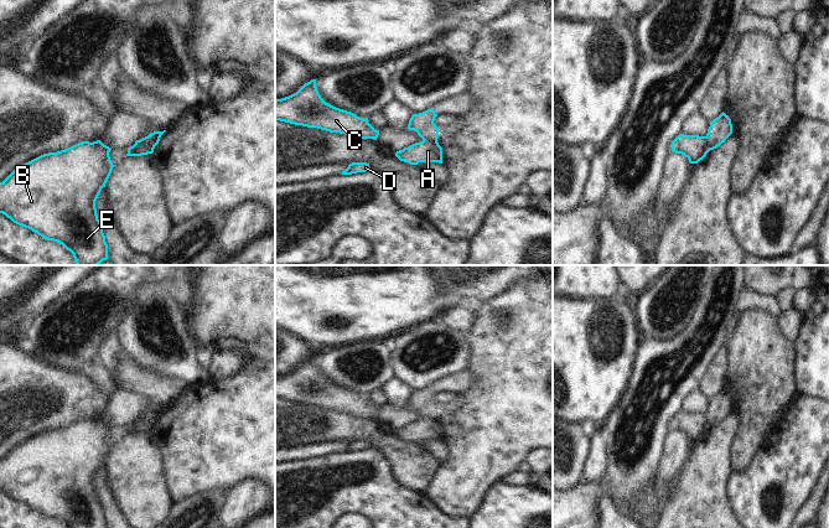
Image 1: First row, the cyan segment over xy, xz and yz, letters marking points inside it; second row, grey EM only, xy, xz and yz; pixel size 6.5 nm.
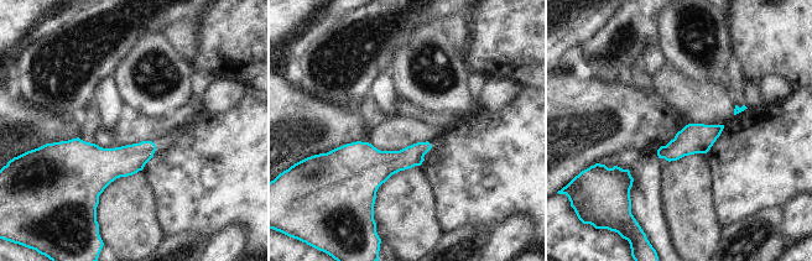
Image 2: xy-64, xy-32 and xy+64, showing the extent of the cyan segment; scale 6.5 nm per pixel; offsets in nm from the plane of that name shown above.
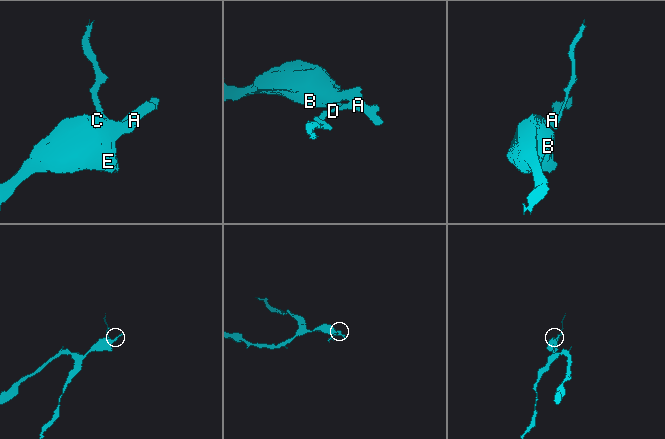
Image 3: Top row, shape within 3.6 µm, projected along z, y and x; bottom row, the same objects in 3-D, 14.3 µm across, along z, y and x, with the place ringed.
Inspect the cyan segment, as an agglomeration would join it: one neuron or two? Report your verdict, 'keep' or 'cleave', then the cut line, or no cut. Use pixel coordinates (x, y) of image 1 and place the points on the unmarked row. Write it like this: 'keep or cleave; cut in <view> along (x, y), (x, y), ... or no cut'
cleave; cut in xy along (159, 415), (146, 415), (135, 420)

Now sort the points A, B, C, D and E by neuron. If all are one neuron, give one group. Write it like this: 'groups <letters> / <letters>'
groups A D / B C E

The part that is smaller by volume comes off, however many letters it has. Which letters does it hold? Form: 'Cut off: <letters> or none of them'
Cut off: A, D

